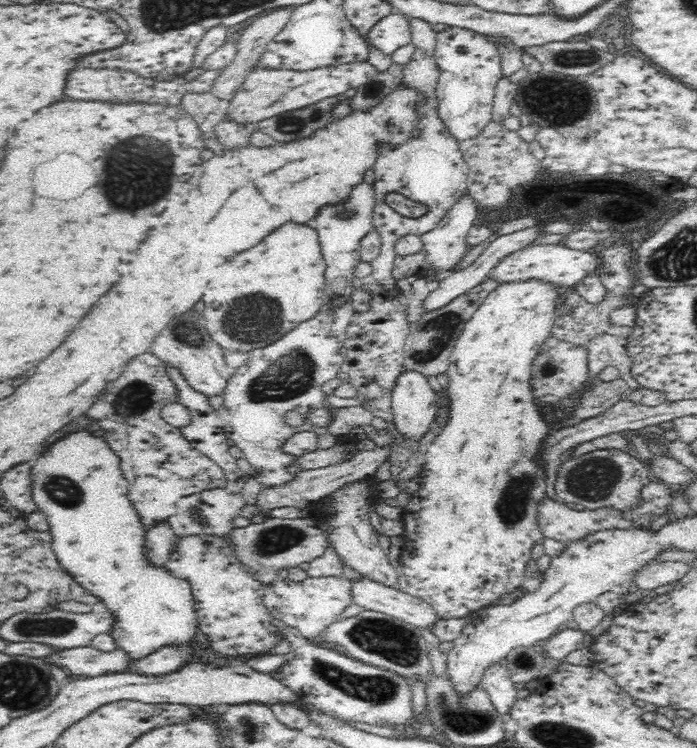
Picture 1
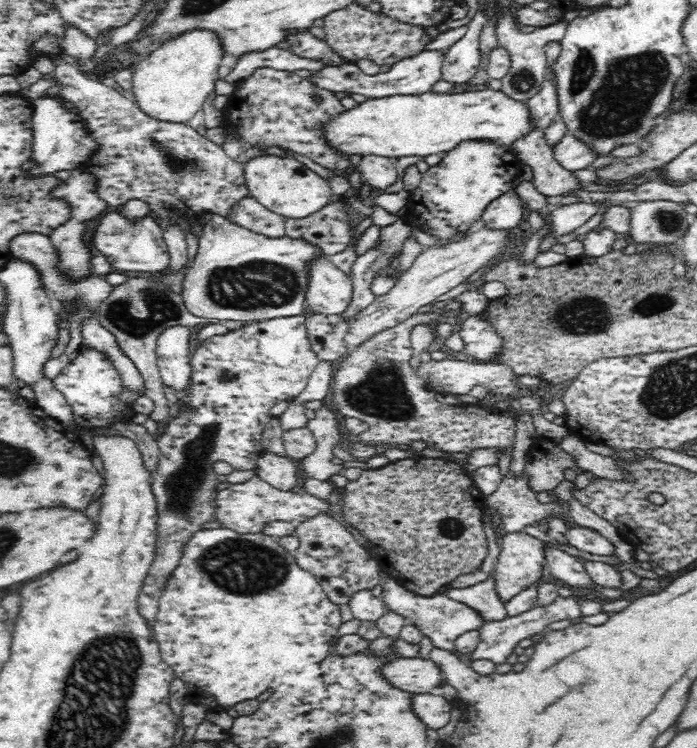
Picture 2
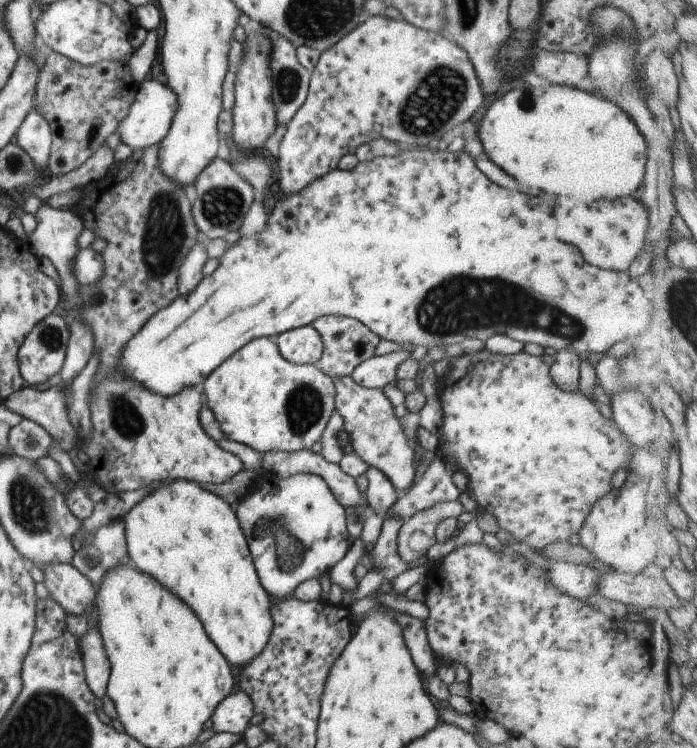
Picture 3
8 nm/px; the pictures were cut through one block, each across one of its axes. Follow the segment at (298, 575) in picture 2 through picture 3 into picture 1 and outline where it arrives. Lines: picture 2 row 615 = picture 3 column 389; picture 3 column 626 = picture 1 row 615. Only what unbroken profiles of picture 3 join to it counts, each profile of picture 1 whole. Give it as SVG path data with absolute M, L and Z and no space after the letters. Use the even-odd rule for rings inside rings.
M350 574L340 576L307 577L301 582L294 582L287 577L277 578L273 583L265 585L265 608L270 611L274 621L283 630L298 630L307 639L314 639L330 624L341 620L340 616L352 604L352 578Z

